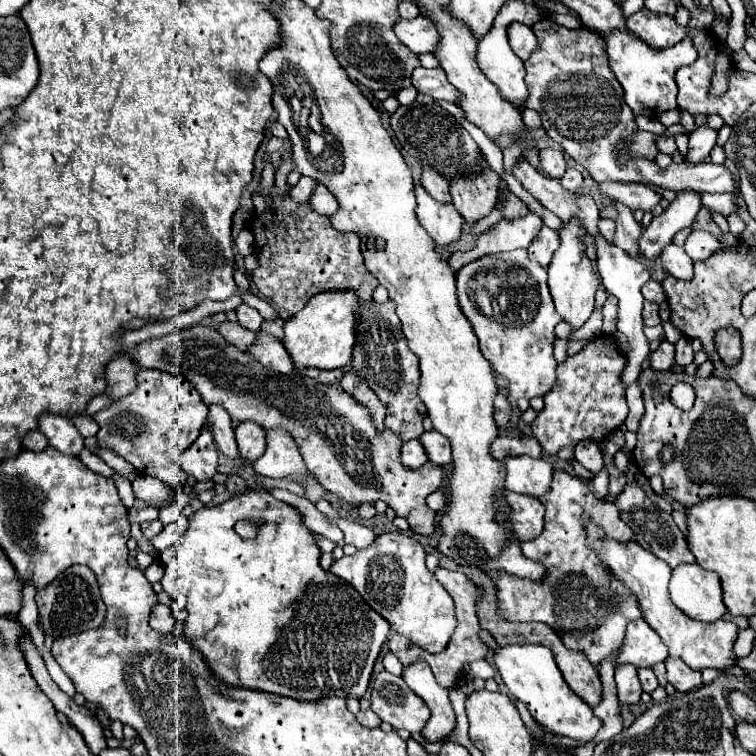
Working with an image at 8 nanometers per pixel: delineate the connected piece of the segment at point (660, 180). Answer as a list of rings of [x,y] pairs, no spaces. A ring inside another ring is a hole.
[[[549,17],[541,19],[531,29],[537,35],[539,47],[525,61],[525,83],[529,89],[525,107],[539,113],[545,133],[583,165],[593,181],[651,183],[671,191],[695,189],[695,193],[727,193],[735,189],[735,179],[723,165],[689,165],[683,161],[661,169],[653,159],[629,157],[625,147],[629,137],[637,131],[637,123],[633,111],[625,105],[619,81],[607,65],[603,37],[589,29],[565,29]]]

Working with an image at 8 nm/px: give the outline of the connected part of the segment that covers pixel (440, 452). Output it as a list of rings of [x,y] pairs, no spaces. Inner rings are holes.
[[[425,431],[419,441],[425,445],[425,453],[429,457],[429,463],[433,465],[449,465],[451,463],[451,447],[449,447],[449,439],[443,437],[437,431]]]

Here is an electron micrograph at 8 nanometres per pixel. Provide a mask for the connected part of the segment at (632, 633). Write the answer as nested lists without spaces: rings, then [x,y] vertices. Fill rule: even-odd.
[[[637,619],[627,625],[627,635],[617,657],[619,665],[631,663],[635,667],[653,667],[655,663],[665,661],[667,657],[667,647],[645,619]]]

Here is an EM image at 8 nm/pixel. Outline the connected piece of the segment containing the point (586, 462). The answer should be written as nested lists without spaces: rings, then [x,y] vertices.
[[[579,441],[575,445],[575,459],[591,473],[597,473],[603,467],[603,453],[595,441]]]

